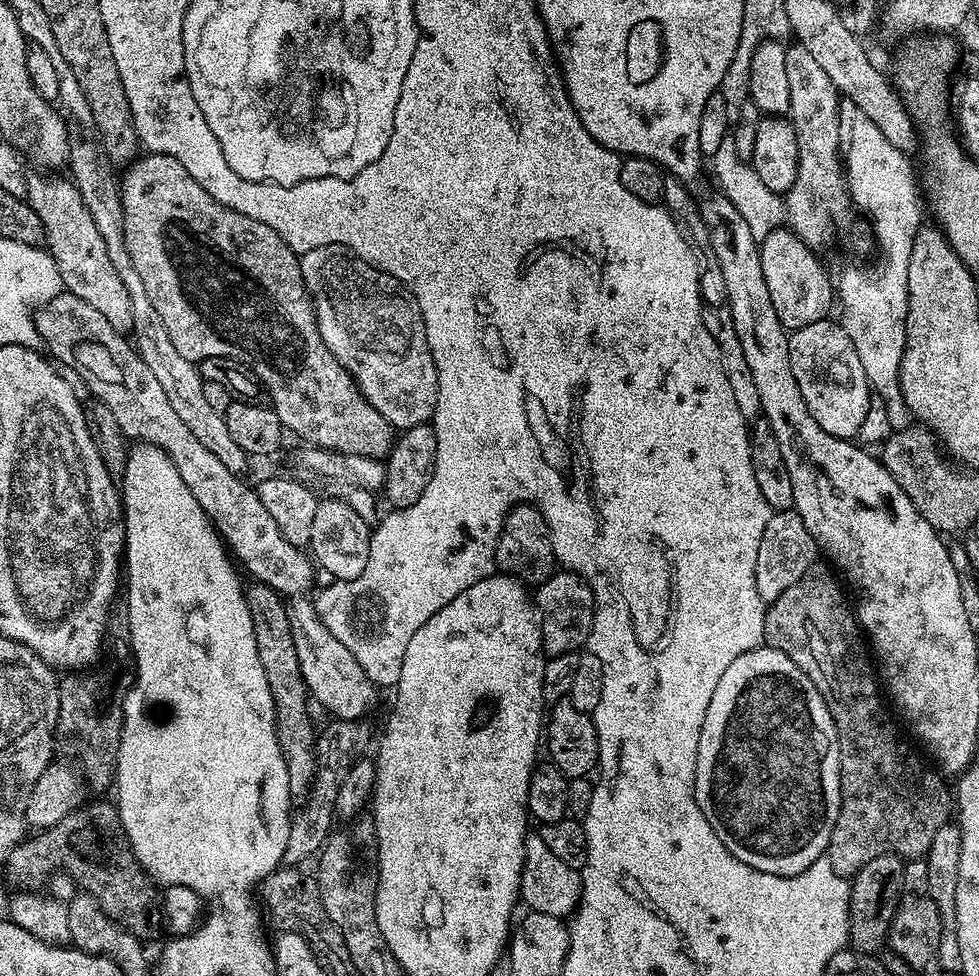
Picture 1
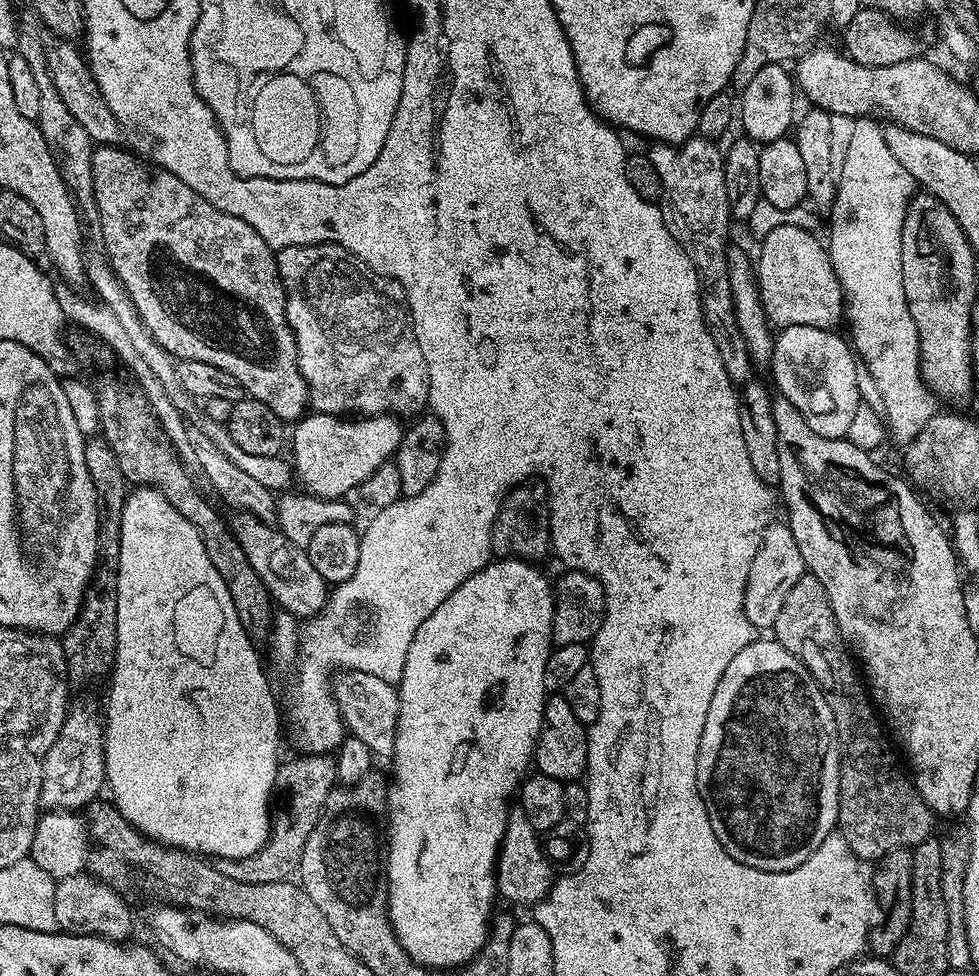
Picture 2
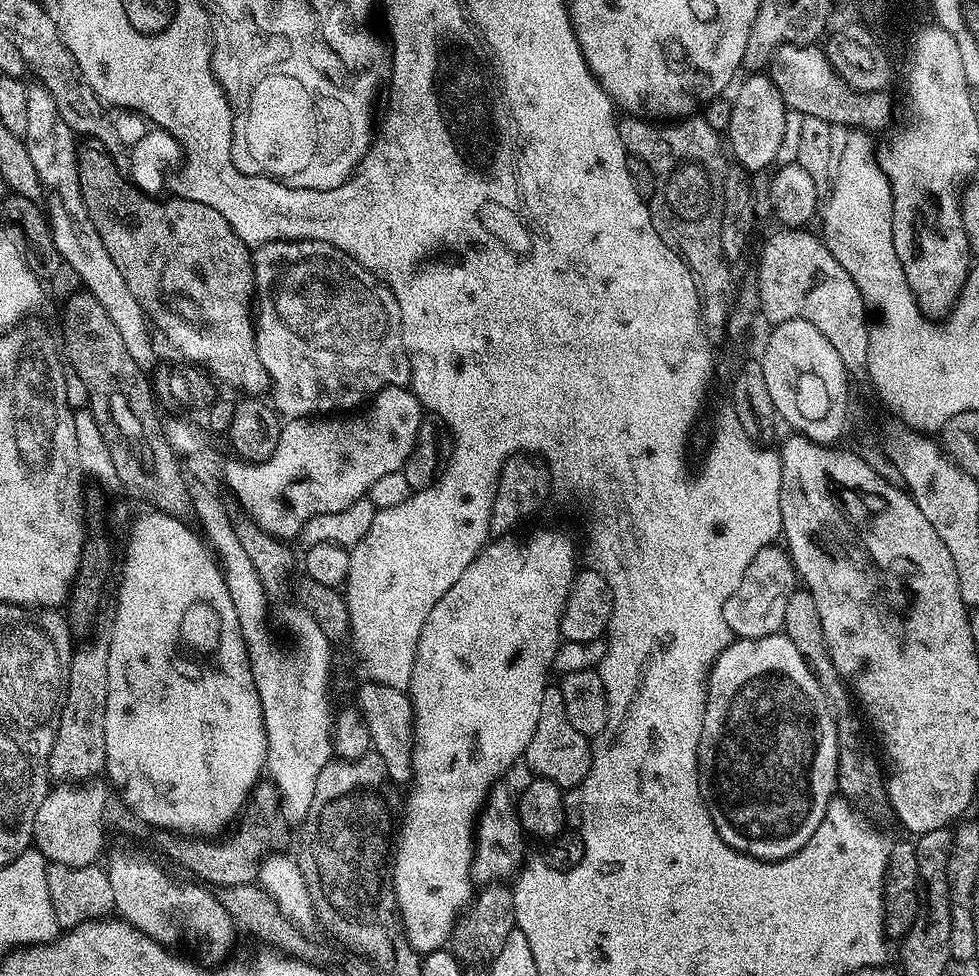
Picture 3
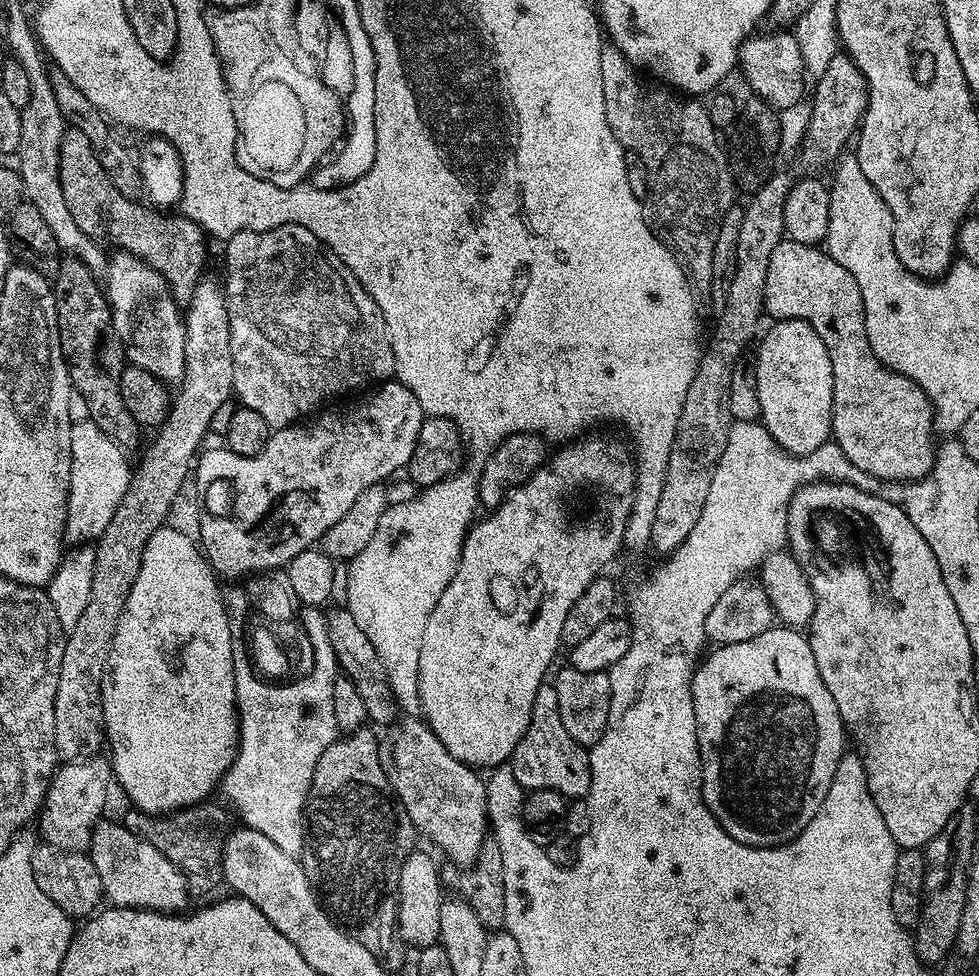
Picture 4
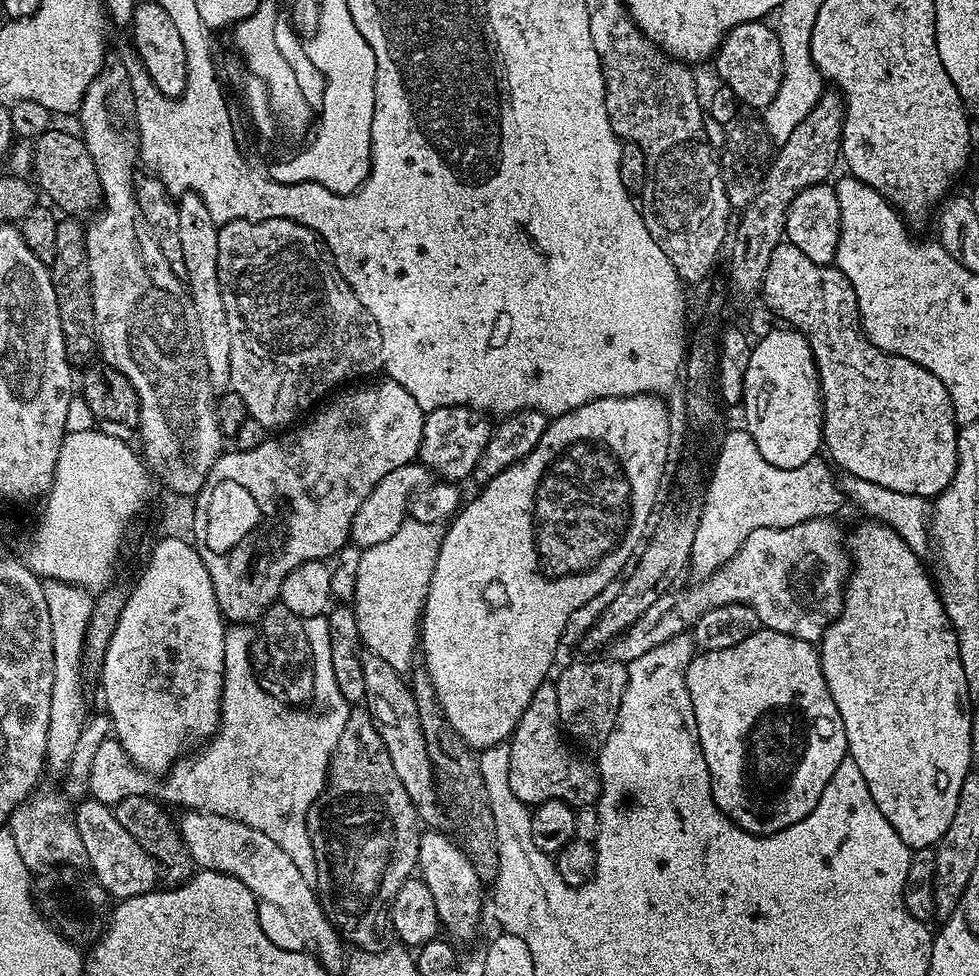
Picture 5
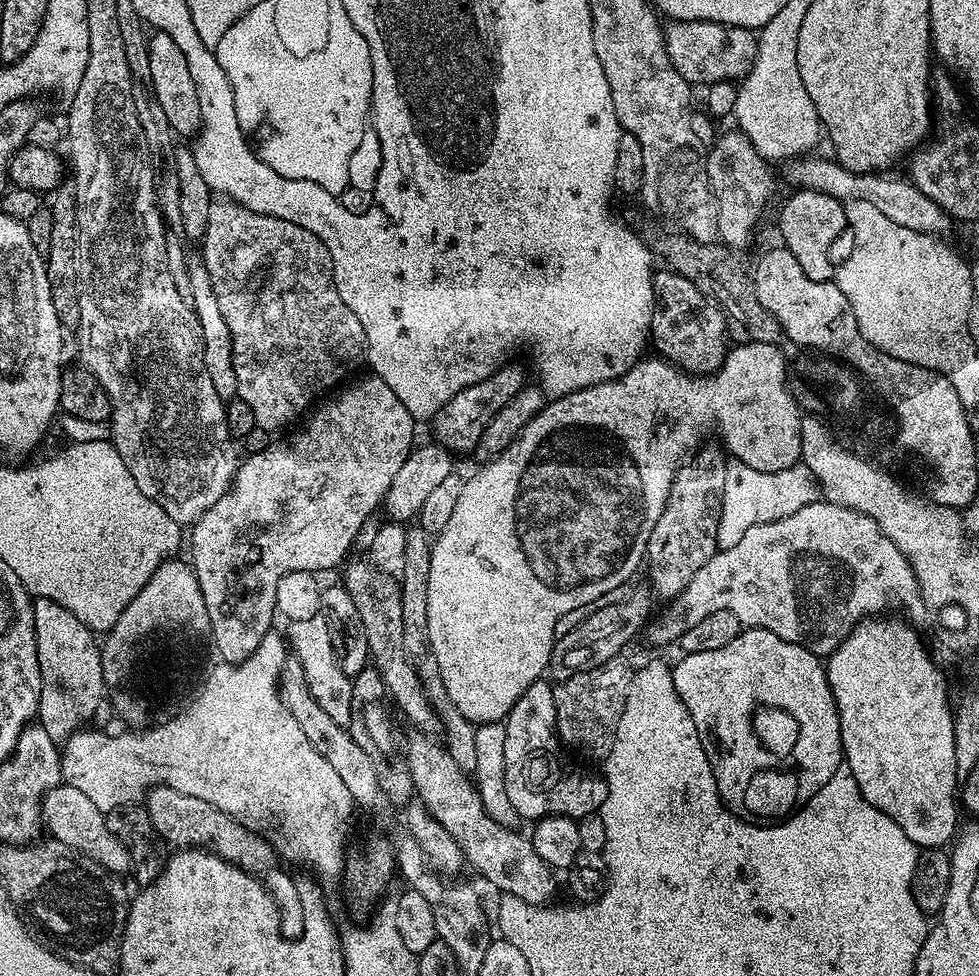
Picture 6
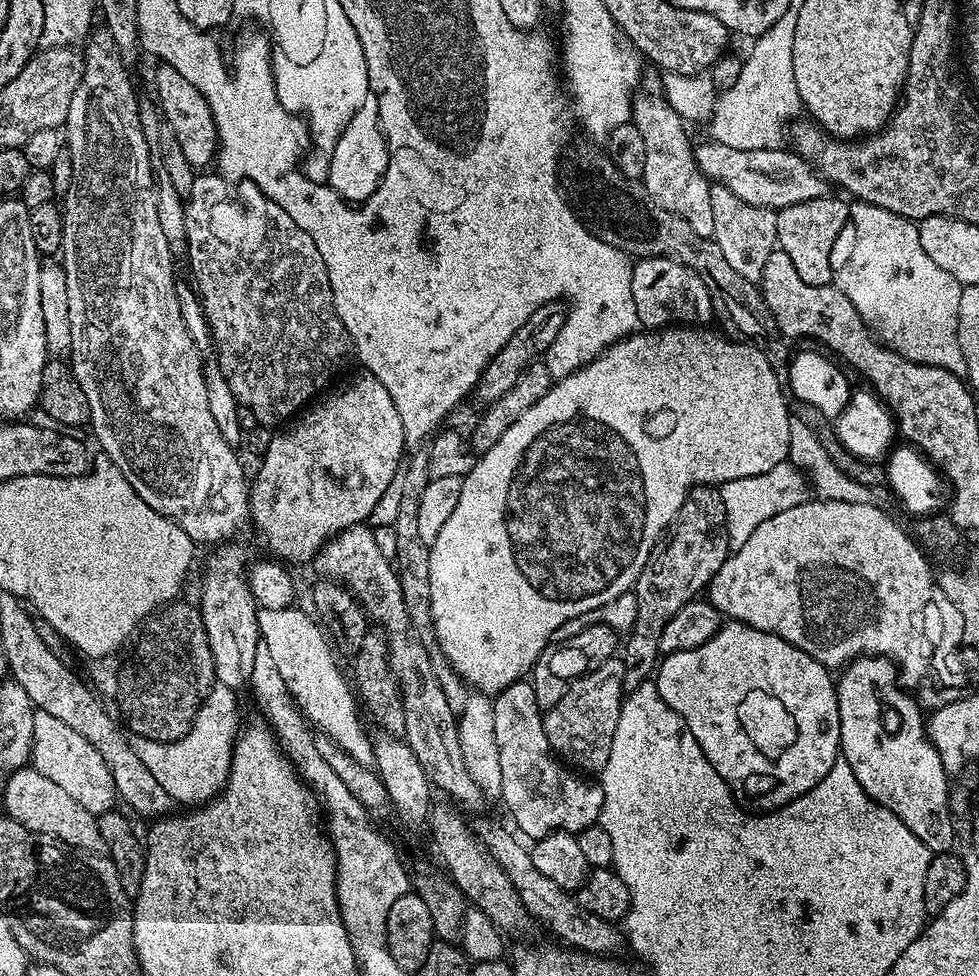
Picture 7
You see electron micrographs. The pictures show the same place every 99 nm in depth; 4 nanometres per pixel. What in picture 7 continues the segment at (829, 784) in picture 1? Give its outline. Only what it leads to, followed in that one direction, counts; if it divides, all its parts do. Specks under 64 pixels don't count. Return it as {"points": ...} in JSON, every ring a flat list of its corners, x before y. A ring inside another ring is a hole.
{"points":[[739,622,721,623,718,634,714,634,710,642,702,642,702,646,694,650,667,653,659,661,654,673,654,683,662,702,666,702,666,706,670,706,670,710,674,710,674,714,678,714,682,722,686,722,690,734,694,734,694,742,702,746,702,754,708,759,710,766,718,770,718,774,732,791,736,803,745,809,755,810,760,814,775,812,777,808,786,807,794,798,819,789,816,787,824,784,826,774,830,774,830,766,834,766,834,762,840,756,840,719,833,673,814,658,810,658,810,654,798,650,798,646,778,638,772,632,763,632,754,626]]}

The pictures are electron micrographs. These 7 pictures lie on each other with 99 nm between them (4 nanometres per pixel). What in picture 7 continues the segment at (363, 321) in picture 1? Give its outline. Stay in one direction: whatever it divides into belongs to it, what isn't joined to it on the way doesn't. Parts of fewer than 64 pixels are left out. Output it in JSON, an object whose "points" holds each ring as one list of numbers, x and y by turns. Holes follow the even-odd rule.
{"points":[[208,174,197,175,184,205,191,279,204,307,215,351,220,351,218,363,236,395,236,403,254,410,260,426,280,426,287,416,295,417,319,388,326,387,335,372,343,370,354,352,352,340,336,313,328,271,310,234,303,232,282,206,266,198,258,186,245,183,243,200,232,189,233,181,219,174,204,175]]}

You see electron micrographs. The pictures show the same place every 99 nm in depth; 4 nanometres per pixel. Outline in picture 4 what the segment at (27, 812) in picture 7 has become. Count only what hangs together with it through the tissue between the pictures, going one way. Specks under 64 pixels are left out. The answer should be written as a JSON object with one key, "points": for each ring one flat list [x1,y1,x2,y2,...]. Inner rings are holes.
{"points":[[107,818,97,821,92,830,90,855,94,870,98,870,98,878,102,878,102,890,109,905,118,908,145,908,151,912,169,914,183,913,189,907,190,889,174,862,170,862,170,858,131,832,122,822,116,821,115,824]]}

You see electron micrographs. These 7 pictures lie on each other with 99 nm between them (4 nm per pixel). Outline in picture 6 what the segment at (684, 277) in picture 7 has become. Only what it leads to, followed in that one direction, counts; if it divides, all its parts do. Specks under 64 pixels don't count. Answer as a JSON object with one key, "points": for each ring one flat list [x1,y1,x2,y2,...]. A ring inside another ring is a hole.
{"points":[[663,270,664,272,657,271,652,278,652,289,654,290,654,302,656,303,652,307,652,334,650,337,651,347,657,348,659,355,663,359,679,366,683,371,689,374,711,374,713,372,719,372,720,368,724,364,724,359,728,357,730,351,730,321,724,314,724,309,712,299,711,296,707,296,702,290,698,290,698,286,694,286,694,282,690,282,686,278,682,278,677,272,671,270]]}

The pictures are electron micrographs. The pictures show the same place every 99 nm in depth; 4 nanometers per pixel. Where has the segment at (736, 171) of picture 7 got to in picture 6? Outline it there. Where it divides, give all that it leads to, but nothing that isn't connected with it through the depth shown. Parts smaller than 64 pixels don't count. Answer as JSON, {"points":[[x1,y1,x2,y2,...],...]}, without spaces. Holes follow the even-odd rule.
{"points":[[808,156,795,159,788,167,788,174,797,187,818,190,820,193,830,194,841,202,858,200,869,202,890,221,908,230,919,233,939,235,952,226,952,219,933,199,927,198,920,190,905,179,898,180,879,173,858,173,843,168,835,159,814,158]]}

